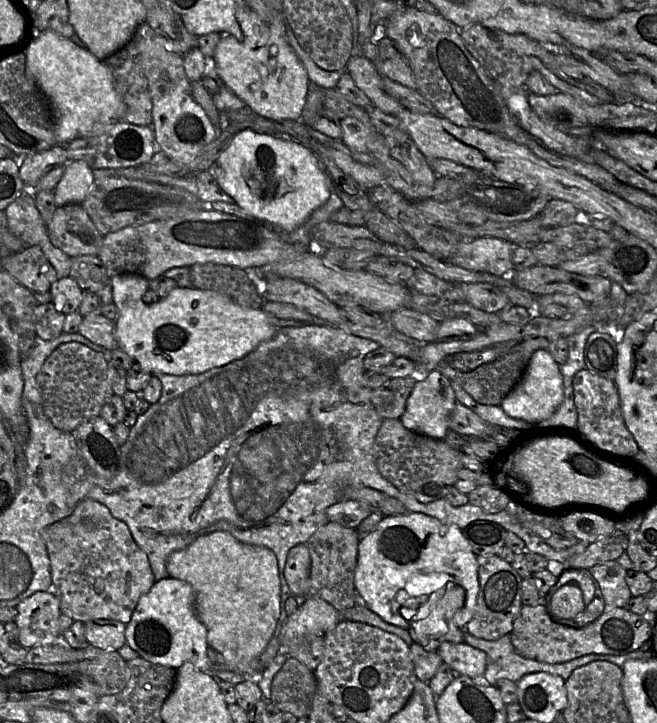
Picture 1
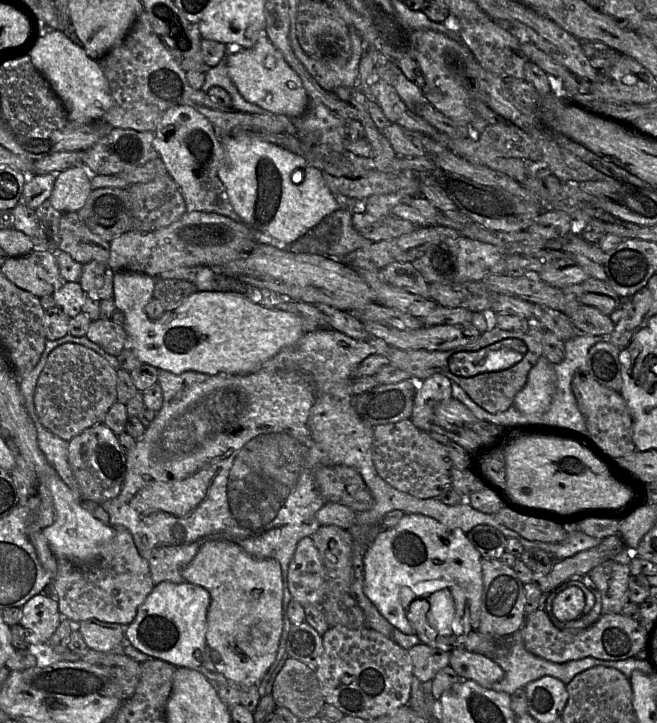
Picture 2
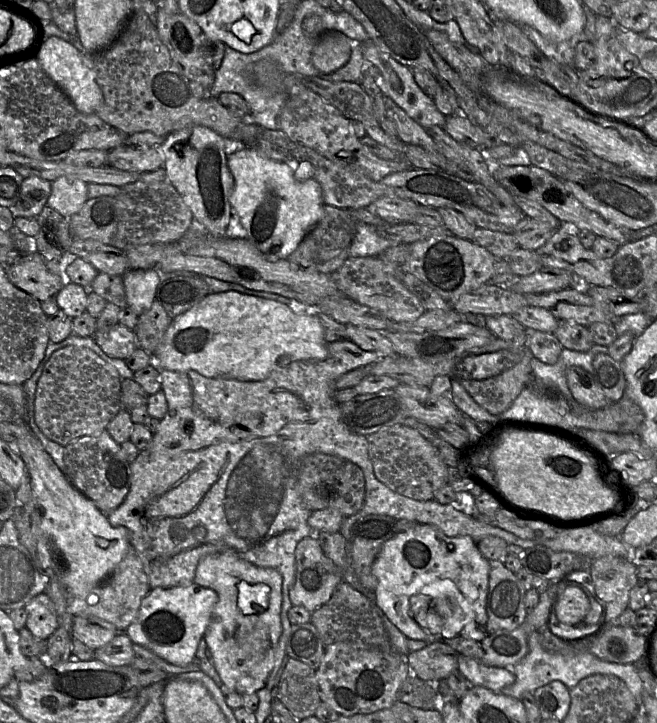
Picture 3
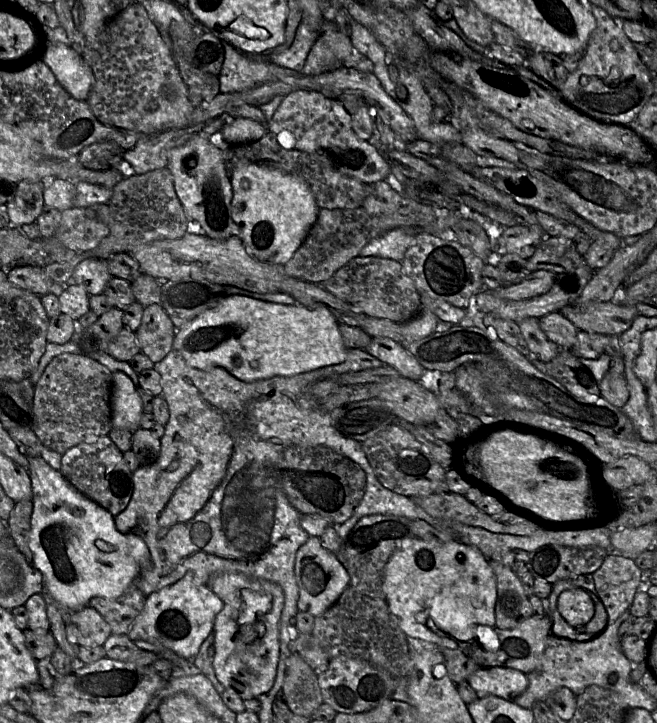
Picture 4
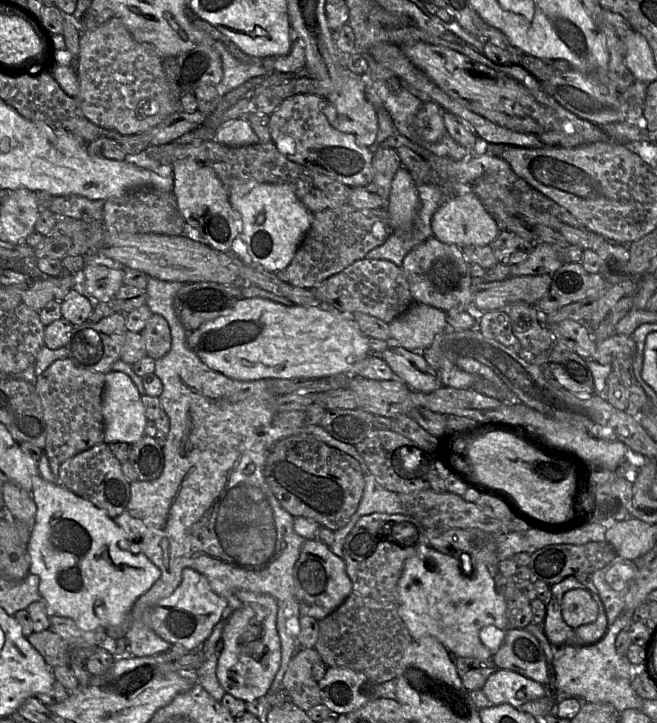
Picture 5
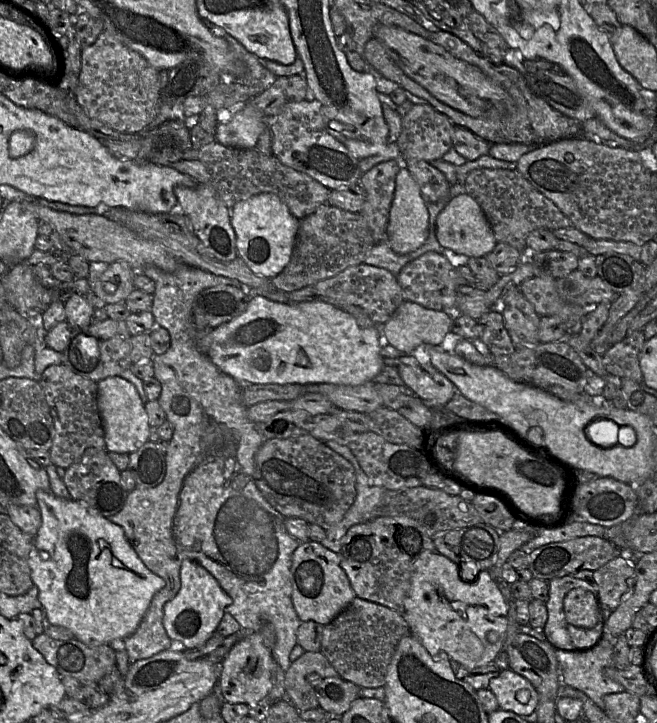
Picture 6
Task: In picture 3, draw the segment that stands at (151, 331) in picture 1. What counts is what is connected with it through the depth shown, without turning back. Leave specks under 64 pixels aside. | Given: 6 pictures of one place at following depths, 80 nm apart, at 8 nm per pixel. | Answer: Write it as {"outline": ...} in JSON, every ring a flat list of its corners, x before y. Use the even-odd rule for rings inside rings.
{"outline":[[157,268,131,269,123,276,127,306,137,315,147,311,153,301,159,283,161,271],[236,291,210,293,195,306,173,319,152,354,159,369,194,370,206,377,241,381,265,379,271,371,294,361,320,361,328,355,323,327,312,313,298,313,288,305]]}

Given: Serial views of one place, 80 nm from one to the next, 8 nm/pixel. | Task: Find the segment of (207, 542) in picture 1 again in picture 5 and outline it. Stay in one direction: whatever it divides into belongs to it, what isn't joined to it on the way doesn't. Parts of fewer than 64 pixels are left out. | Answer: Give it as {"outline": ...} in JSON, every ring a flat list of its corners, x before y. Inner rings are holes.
{"outline":[[240,590,236,596,241,605,224,624,217,678,226,693,247,702,258,700,269,692,280,665,280,638,276,627,278,606,276,600,267,594]]}

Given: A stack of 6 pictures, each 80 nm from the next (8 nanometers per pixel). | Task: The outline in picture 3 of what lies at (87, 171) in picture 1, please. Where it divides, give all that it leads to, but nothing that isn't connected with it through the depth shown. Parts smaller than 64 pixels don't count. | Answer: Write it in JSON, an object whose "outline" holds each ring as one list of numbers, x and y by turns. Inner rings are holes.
{"outline":[[62,176,52,182,47,205,65,218,77,213,88,200,88,183,73,177]]}

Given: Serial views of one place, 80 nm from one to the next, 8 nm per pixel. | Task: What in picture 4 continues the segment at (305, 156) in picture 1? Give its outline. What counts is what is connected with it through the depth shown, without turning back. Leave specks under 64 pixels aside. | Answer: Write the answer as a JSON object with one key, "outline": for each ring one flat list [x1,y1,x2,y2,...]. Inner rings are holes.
{"outline":[[254,163,237,164,230,170,233,189,232,217,240,227,247,252,260,262,285,265,301,246,316,222,319,206,301,178]]}

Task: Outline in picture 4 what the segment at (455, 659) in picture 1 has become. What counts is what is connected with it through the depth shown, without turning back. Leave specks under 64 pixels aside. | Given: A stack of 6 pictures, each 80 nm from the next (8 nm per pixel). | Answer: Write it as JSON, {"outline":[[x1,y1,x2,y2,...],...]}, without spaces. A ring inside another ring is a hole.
{"outline":[[480,667,467,679,478,697,488,695,513,701,528,687,527,675,511,668]]}

